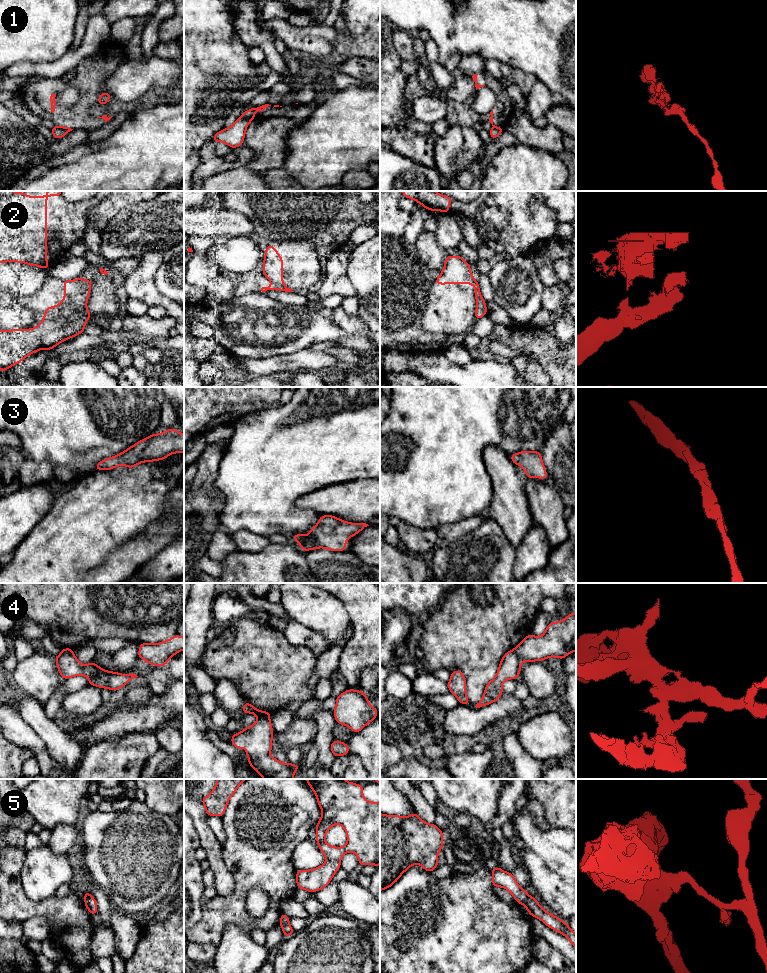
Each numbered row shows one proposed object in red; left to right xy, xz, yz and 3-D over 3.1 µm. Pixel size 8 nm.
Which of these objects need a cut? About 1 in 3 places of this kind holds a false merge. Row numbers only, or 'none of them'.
1, 2, 4, 5

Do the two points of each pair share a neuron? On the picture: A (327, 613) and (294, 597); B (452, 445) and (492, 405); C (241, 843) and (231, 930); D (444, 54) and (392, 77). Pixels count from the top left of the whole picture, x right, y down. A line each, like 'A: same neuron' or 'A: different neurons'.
A: same neuron
B: same neuron
C: different neurons
D: different neurons

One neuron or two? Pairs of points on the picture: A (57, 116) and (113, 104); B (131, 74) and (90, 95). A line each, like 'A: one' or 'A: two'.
A: one
B: two

